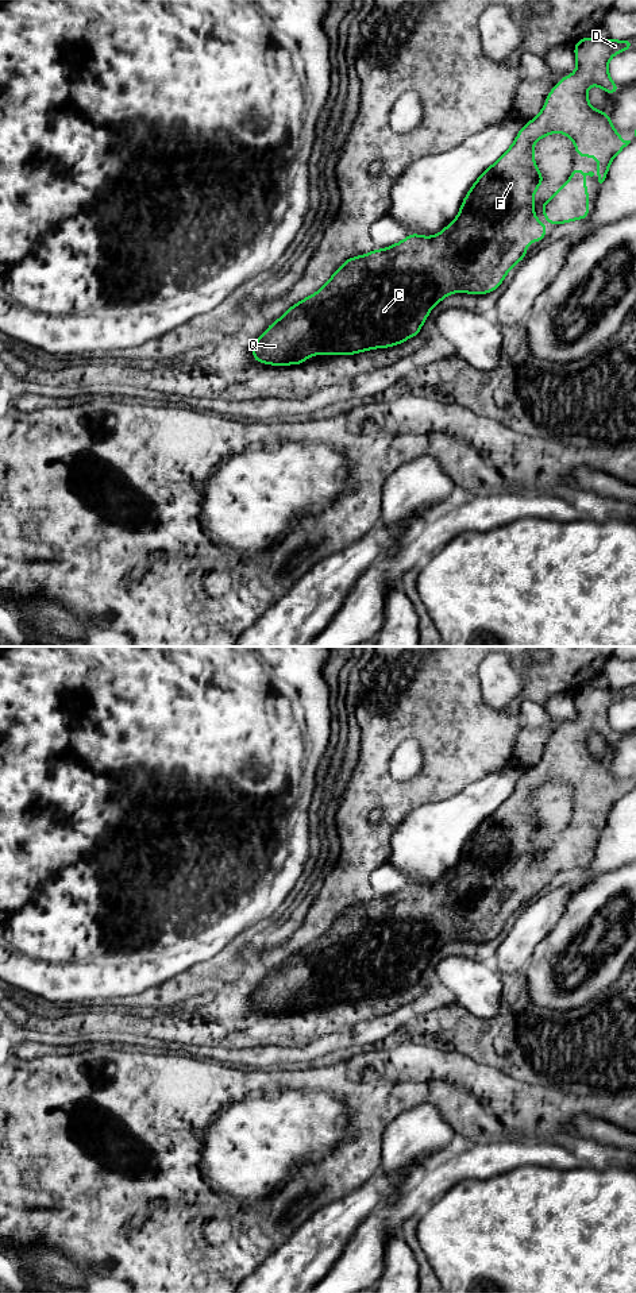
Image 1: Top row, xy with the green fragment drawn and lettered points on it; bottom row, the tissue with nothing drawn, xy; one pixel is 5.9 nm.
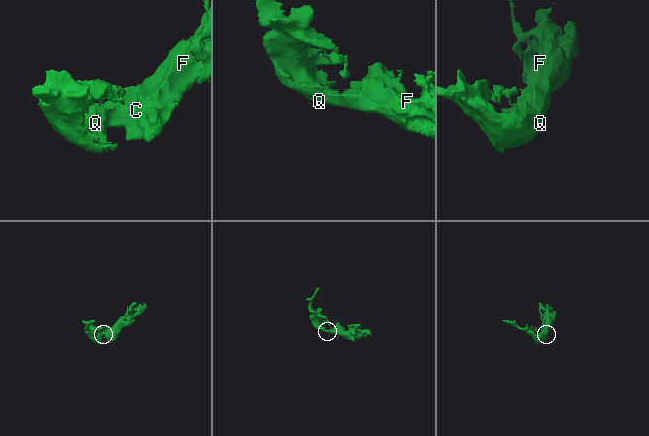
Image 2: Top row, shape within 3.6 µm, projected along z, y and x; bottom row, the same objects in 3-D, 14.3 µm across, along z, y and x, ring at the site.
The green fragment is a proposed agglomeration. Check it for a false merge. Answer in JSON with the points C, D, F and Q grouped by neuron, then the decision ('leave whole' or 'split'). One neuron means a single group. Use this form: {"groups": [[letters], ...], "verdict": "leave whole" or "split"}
{"groups": [["C", "D", "F", "Q"]], "verdict": "leave whole"}

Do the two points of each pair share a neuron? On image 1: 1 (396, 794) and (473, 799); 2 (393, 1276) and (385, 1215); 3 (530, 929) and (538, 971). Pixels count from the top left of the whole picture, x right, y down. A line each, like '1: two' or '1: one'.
1: two
2: two
3: two

